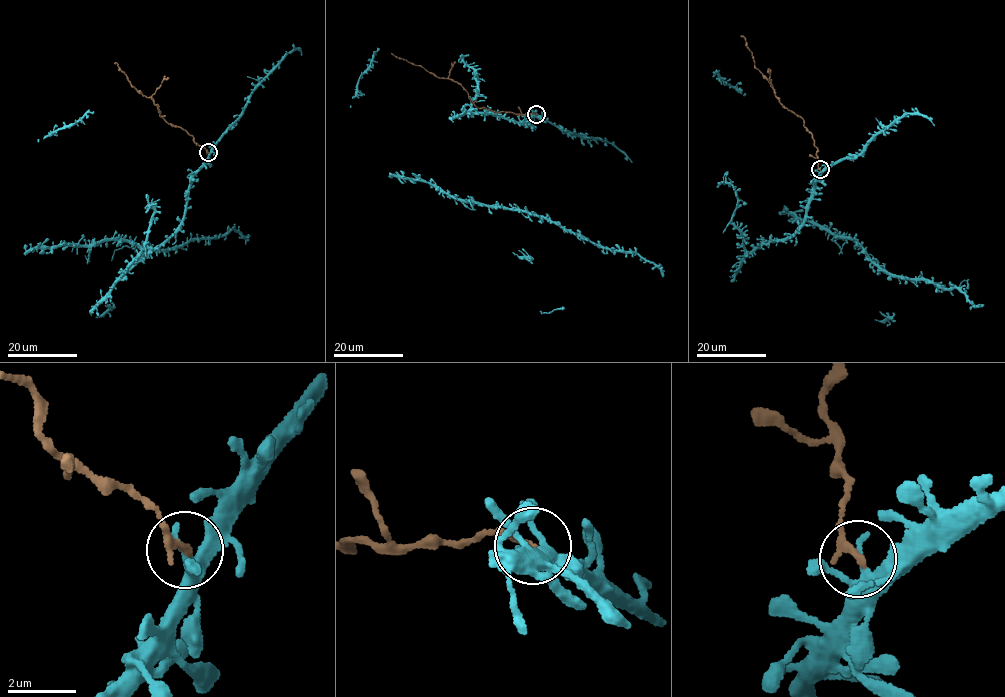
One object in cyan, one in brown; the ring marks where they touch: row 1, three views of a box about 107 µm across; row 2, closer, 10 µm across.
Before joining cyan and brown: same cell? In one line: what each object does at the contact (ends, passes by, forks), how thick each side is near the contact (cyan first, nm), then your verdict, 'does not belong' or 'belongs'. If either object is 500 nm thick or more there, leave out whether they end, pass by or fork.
cyan forks there; brown ends there; 220 nm thick on the cyan side, 240 nm on the other; does not belong

